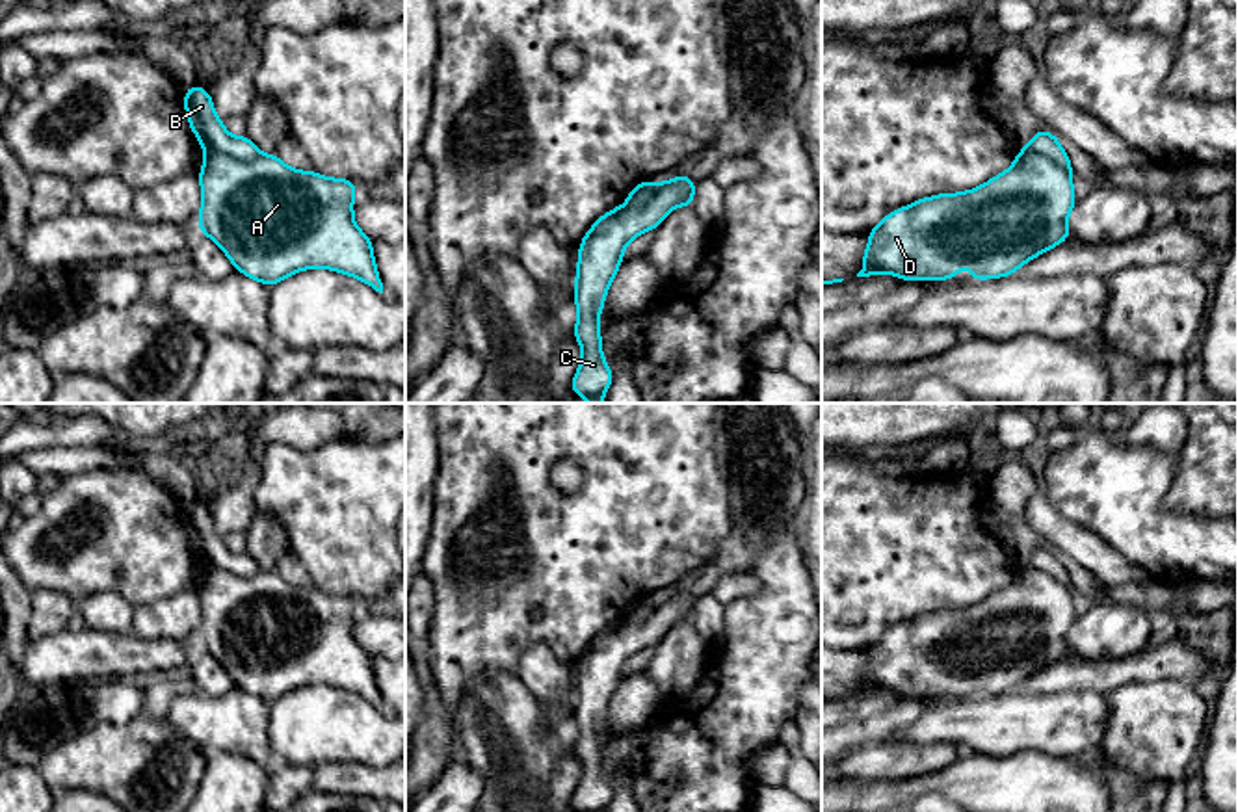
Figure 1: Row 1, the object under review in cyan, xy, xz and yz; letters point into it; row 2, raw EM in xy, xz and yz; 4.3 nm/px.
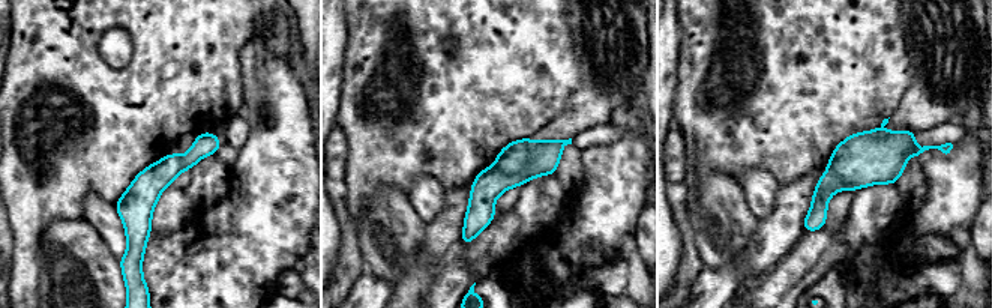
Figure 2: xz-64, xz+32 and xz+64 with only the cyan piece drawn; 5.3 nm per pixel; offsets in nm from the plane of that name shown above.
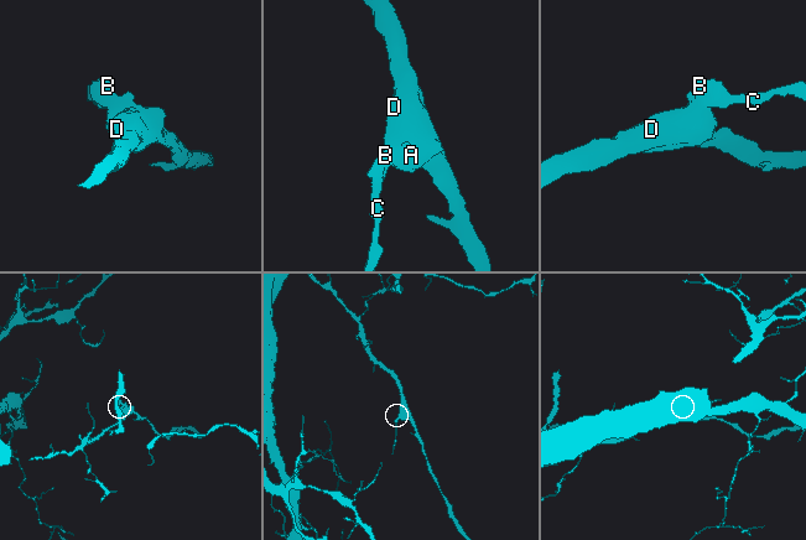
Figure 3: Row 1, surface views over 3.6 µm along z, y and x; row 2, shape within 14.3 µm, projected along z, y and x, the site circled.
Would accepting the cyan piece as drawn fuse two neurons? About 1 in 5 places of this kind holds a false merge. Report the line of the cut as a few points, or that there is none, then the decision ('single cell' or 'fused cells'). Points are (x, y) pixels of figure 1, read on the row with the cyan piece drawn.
cut in xy along (209, 153), (225, 153), (242, 160), (261, 155); fused cells

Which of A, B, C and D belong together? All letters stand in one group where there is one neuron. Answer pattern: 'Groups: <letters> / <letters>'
Groups: A D / B C

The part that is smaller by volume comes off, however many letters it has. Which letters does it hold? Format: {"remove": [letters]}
{"remove": ["B", "C"]}

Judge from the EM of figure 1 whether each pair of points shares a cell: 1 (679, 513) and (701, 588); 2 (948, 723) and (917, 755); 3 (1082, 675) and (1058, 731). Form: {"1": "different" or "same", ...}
{"1": "different", "2": "different", "3": "different"}

